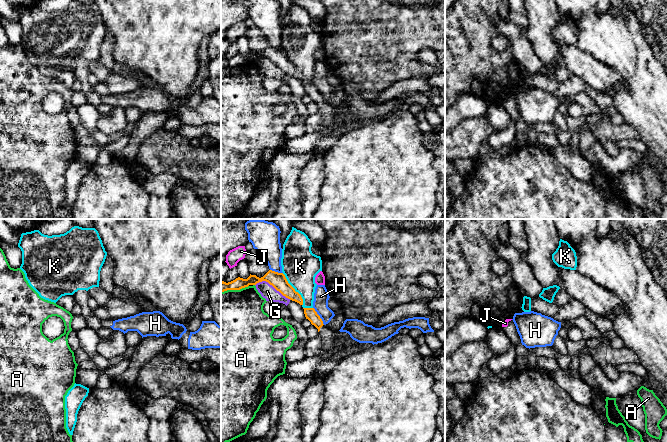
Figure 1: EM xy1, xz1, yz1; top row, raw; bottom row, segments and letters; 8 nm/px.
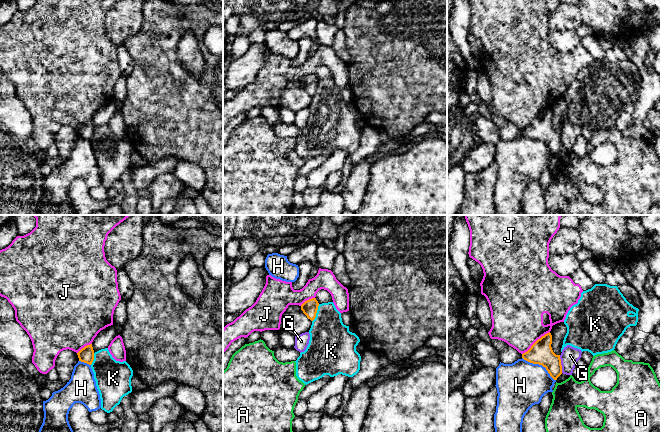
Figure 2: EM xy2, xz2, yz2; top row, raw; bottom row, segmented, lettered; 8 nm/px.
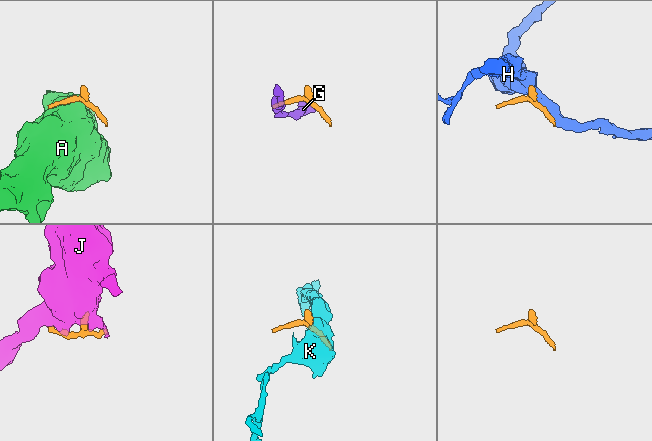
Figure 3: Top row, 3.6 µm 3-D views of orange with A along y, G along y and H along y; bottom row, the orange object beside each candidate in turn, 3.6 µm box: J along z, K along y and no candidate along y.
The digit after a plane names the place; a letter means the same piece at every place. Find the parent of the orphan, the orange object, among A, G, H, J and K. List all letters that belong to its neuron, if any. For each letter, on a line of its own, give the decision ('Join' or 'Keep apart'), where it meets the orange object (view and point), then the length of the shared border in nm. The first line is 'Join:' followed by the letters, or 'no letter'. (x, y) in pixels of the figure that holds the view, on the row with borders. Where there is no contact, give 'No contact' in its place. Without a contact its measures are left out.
Join: no letter
A: Keep apart. Touches orange at xz1 (234, 289). Shared border 240 nm
G: Keep apart. Touches orange at xz1 (273, 286). Shared border 320 nm
H: Keep apart. Touches orange at yz2 (540, 364). Shared border 320 nm
J: Keep apart. Touches orange at yz2 (535, 342). Shared border 300 nm
K: Keep apart. Touches orange at xz1 (294, 289). Shared border 300 nm

